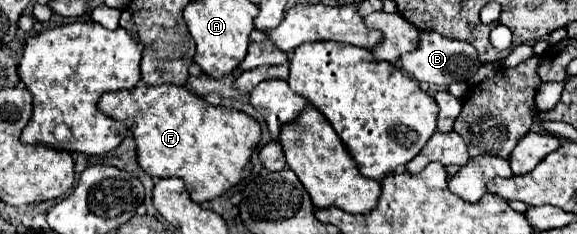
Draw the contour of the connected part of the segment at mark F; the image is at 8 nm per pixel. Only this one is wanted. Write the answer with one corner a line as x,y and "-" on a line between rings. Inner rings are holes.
137,83
135,89
105,93
99,99
97,107
107,117
125,123
127,129
133,133
137,161
147,175
183,179
189,197
201,205
223,195
225,191
229,191
233,185
237,185
239,181
243,181
249,175
253,149
261,141
261,129
253,117
249,117
247,113
237,111
233,107
223,107
223,105
215,107
215,105
207,103
203,97
191,93
187,87
177,87
177,85
147,87
143,83

